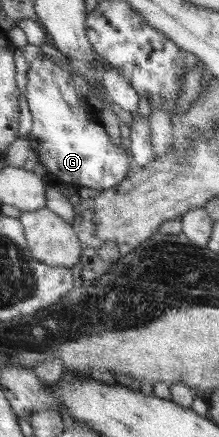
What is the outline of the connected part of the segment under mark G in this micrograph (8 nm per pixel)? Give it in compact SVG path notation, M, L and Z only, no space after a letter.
M39 55L29 64L27 72L27 101L32 115L29 132L31 149L37 155L45 172L53 173L61 183L98 189L114 188L126 179L128 169L133 168L133 157L120 145L109 141L103 125L95 121L87 103L77 95L75 81L69 71Z

